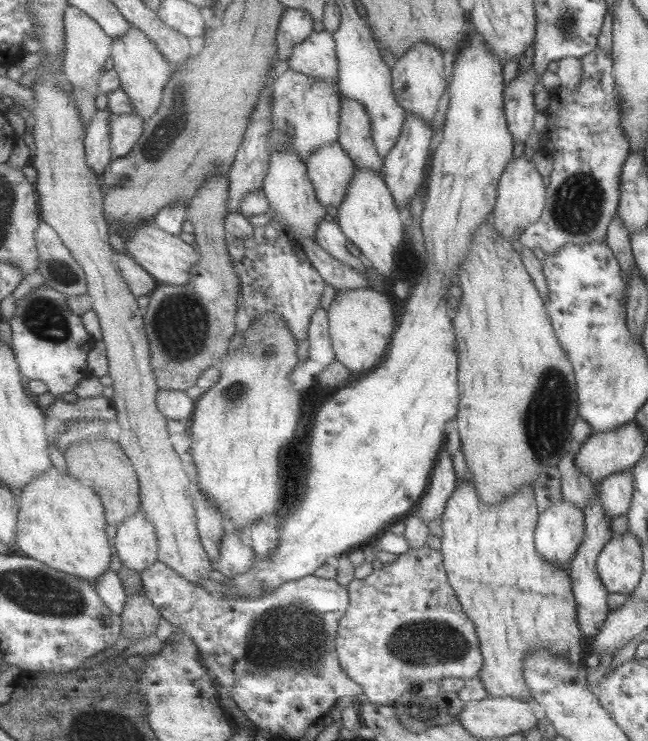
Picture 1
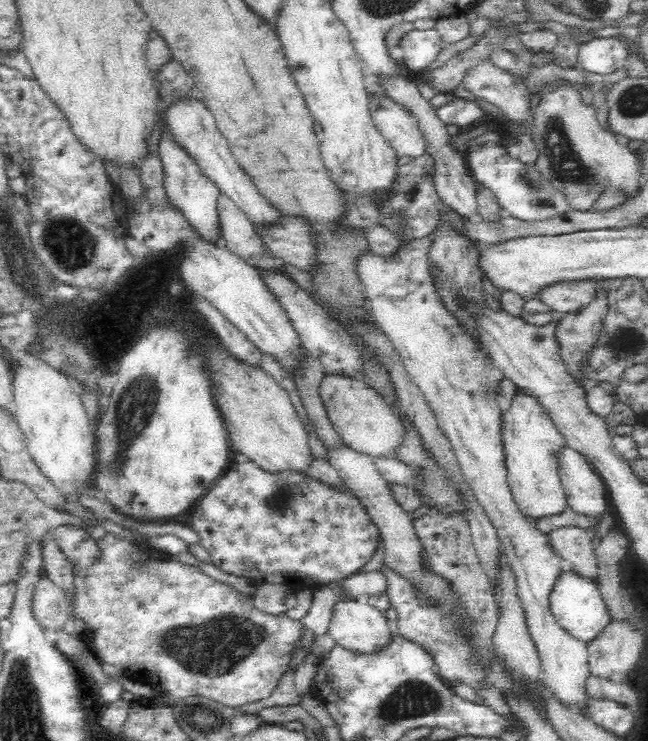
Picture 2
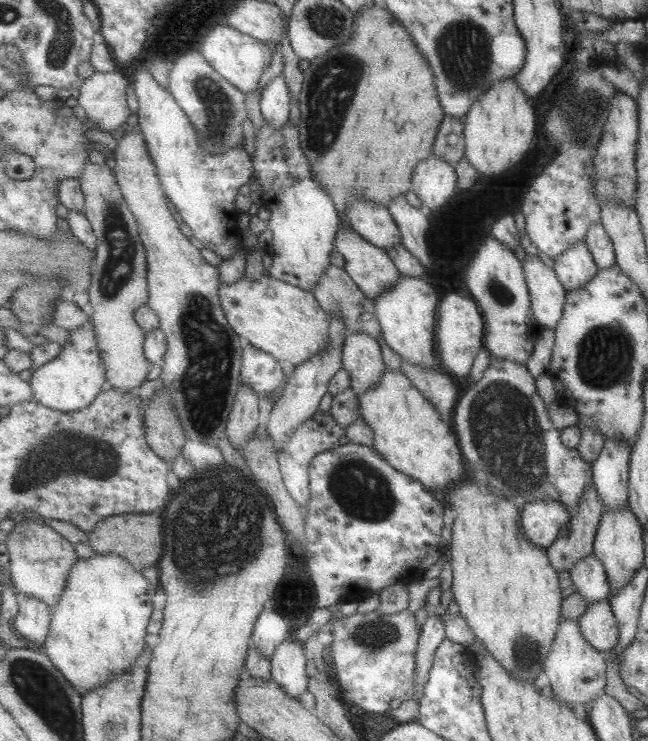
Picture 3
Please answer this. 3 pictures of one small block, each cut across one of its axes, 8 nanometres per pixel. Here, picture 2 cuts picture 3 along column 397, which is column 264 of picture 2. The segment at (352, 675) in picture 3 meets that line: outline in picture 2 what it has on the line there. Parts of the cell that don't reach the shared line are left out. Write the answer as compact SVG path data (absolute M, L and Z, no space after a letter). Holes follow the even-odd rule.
M106 533L97 540L97 543L101 548L102 558L88 568L76 569L74 577L76 612L74 612L73 616L85 623L83 634L92 634L92 638L89 639L92 642L92 652L95 652L102 662L112 664L117 668L115 676L130 677L136 682L150 684L158 693L163 694L172 701L182 700L186 697L202 696L221 702L230 708L238 708L238 706L268 698L278 686L282 675L290 671L290 658L294 654L294 644L301 639L303 632L307 629L305 624L302 624L301 619L292 620L292 618L285 615L265 614L253 607L250 596L238 592L231 585L210 577L200 568L194 565L182 564L167 555L151 556L148 553L144 555L136 543L130 544L126 539L114 534Z

